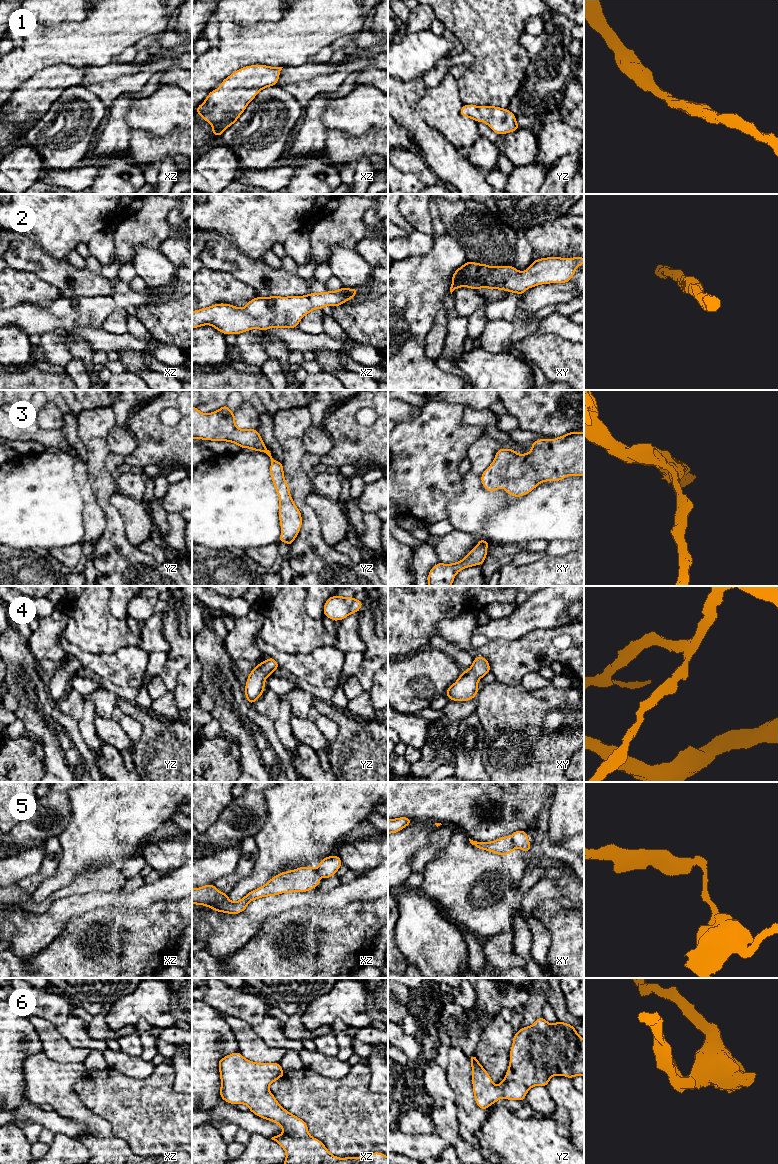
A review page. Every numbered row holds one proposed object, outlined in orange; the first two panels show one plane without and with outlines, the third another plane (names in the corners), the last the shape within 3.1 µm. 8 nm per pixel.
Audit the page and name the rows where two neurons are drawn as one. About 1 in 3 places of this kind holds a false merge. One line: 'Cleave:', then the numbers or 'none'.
Cleave: 5

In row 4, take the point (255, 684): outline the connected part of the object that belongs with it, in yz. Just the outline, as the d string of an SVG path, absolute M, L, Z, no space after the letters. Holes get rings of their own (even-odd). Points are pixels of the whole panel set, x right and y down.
M270 657L264 662L257 664L249 673L244 691L249 704L254 703L261 697L265 688L265 679L273 674L277 668L279 668L277 661Z

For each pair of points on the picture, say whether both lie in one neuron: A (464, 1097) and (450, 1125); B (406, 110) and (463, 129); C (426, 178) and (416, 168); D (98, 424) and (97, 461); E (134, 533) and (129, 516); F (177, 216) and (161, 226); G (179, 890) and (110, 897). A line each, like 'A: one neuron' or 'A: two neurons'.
A: two neurons
B: two neurons
C: one neuron
D: one neuron
E: one neuron
F: two neurons
G: one neuron

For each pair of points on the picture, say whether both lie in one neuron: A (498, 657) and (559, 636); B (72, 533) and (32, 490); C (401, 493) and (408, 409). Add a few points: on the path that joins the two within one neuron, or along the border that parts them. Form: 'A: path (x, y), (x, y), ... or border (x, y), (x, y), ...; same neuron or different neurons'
A: path (513, 657), (520, 657), (544, 647); same neuron
B: path (61, 522), (40, 501); same neuron
C: border (420, 407), (420, 410), (412, 418), (398, 423); different neurons

